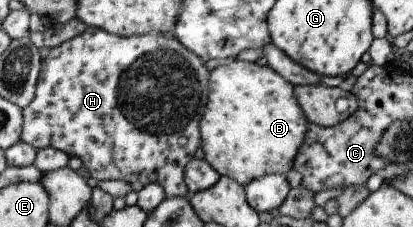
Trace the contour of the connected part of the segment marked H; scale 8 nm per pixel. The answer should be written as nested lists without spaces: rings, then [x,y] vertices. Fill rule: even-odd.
[[[87,25],[81,34],[59,44],[59,46],[55,46],[55,48],[51,48],[47,56],[40,62],[39,78],[36,79],[33,99],[22,110],[19,141],[33,146],[36,150],[52,147],[54,150],[63,152],[68,157],[78,158],[82,161],[82,166],[85,167],[89,176],[97,182],[127,182],[131,186],[131,191],[135,193],[141,190],[143,186],[155,182],[155,184],[161,186],[165,197],[187,197],[187,190],[185,190],[185,182],[183,180],[183,166],[193,158],[195,150],[200,148],[198,123],[201,116],[203,116],[203,112],[205,112],[205,104],[207,104],[207,76],[209,76],[209,72],[205,70],[203,65],[201,60],[195,57],[195,54],[186,50],[177,40],[174,40],[171,33],[119,37]]]

